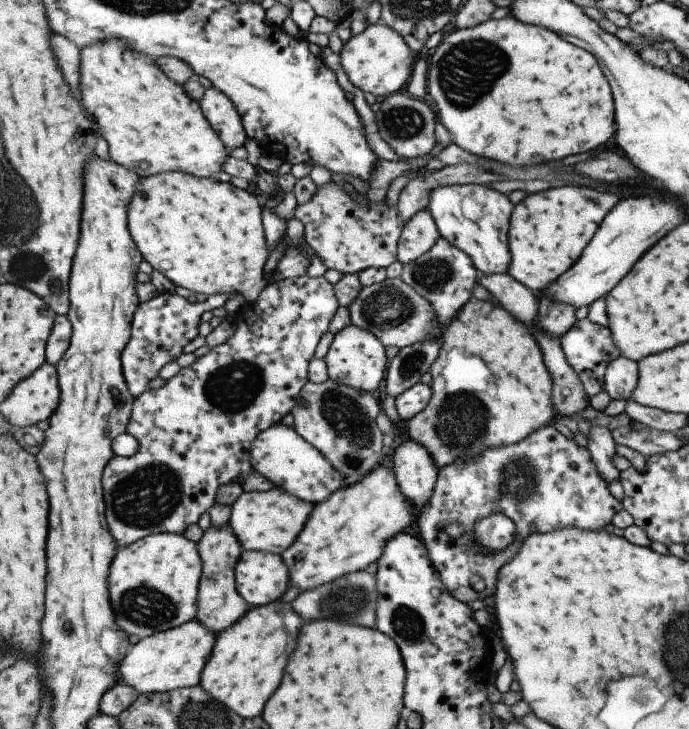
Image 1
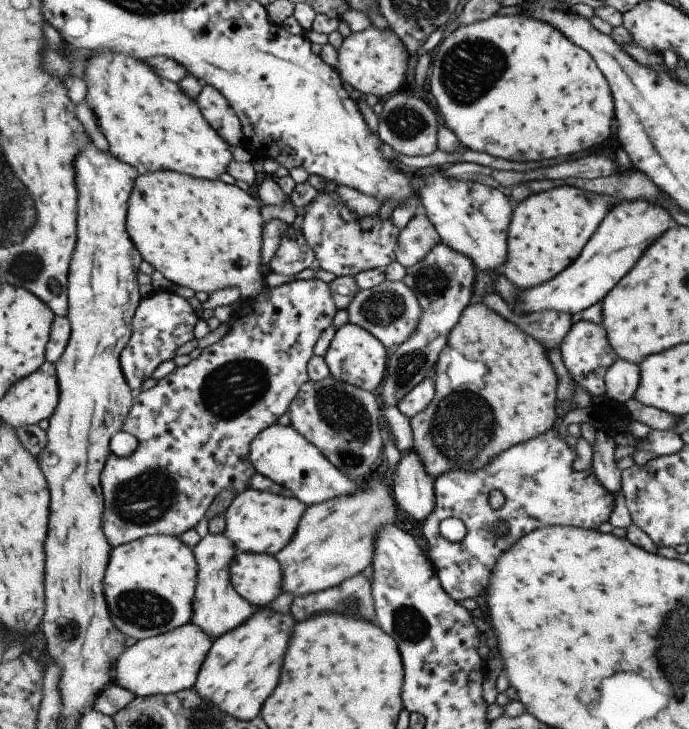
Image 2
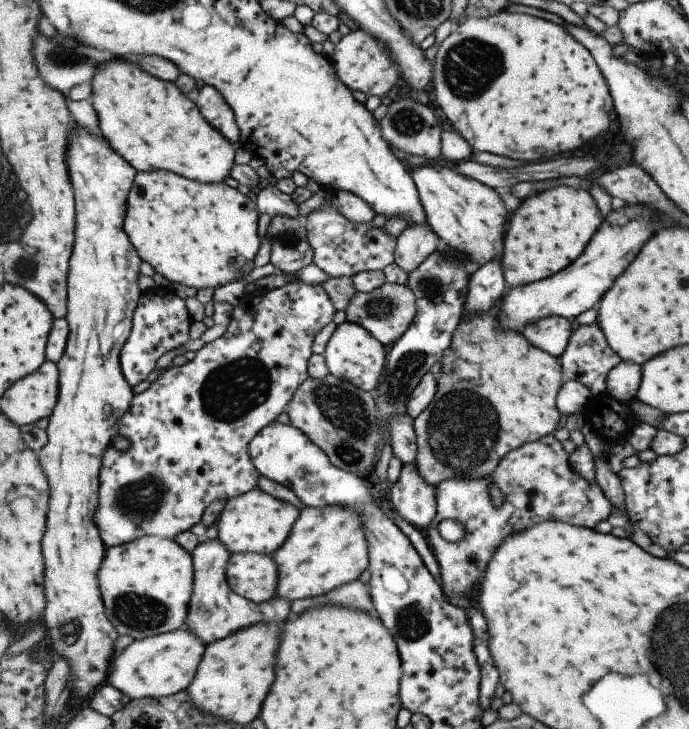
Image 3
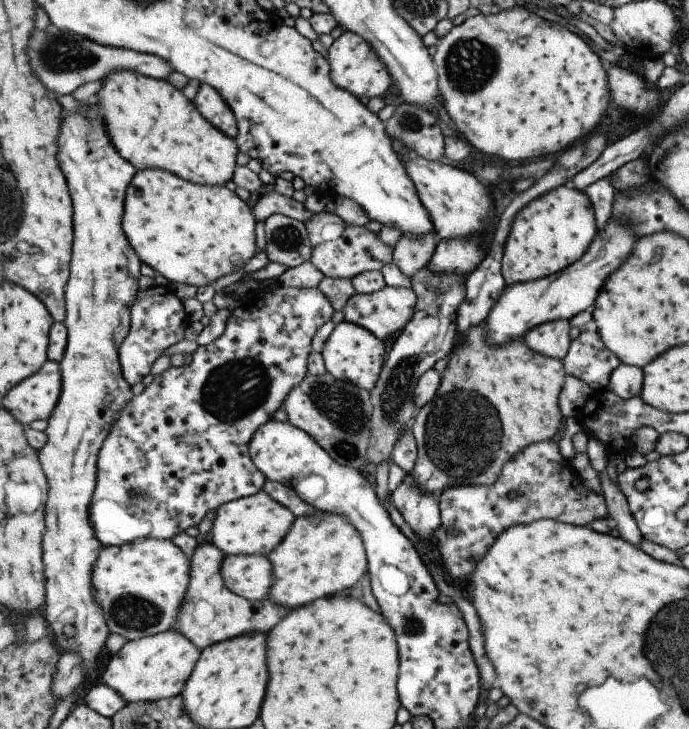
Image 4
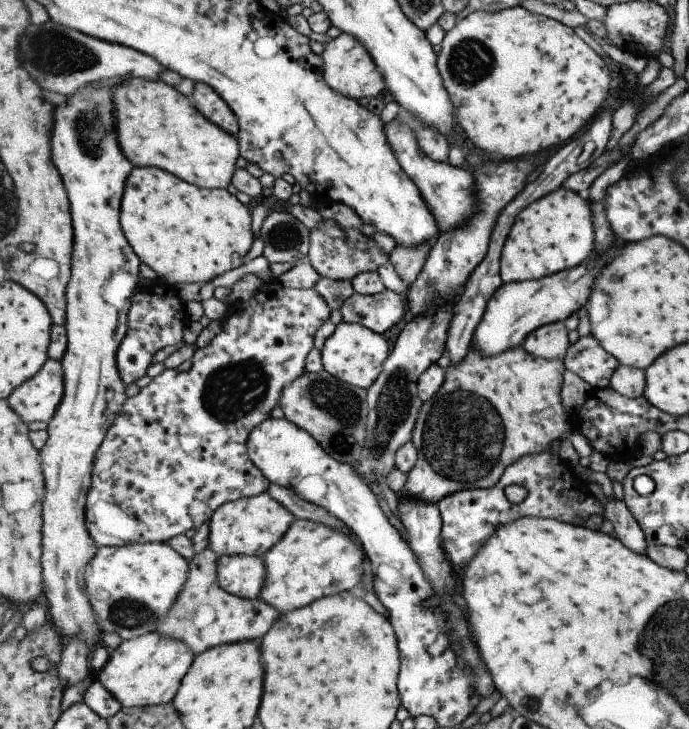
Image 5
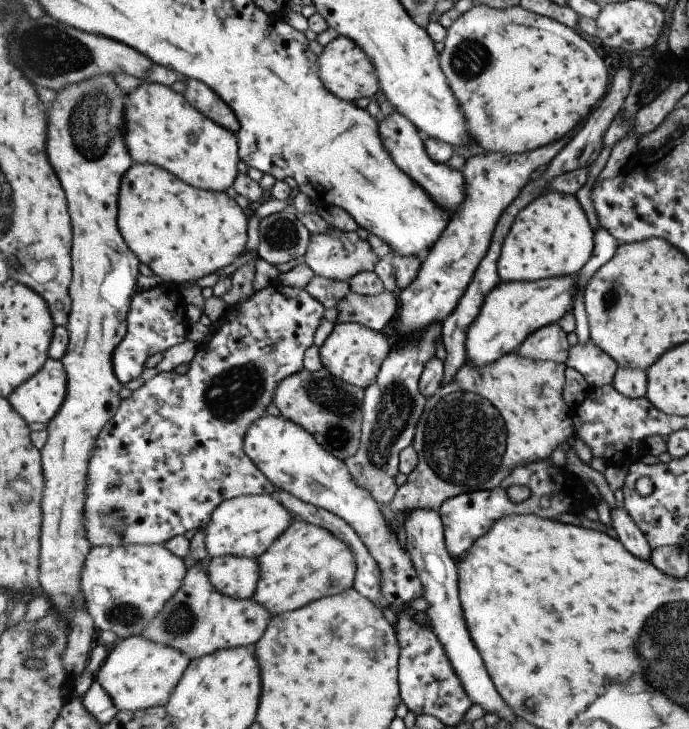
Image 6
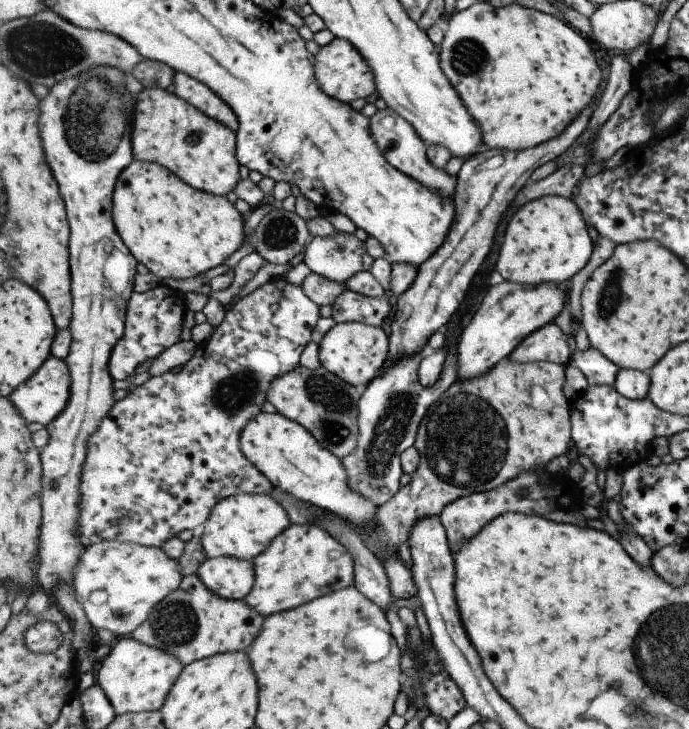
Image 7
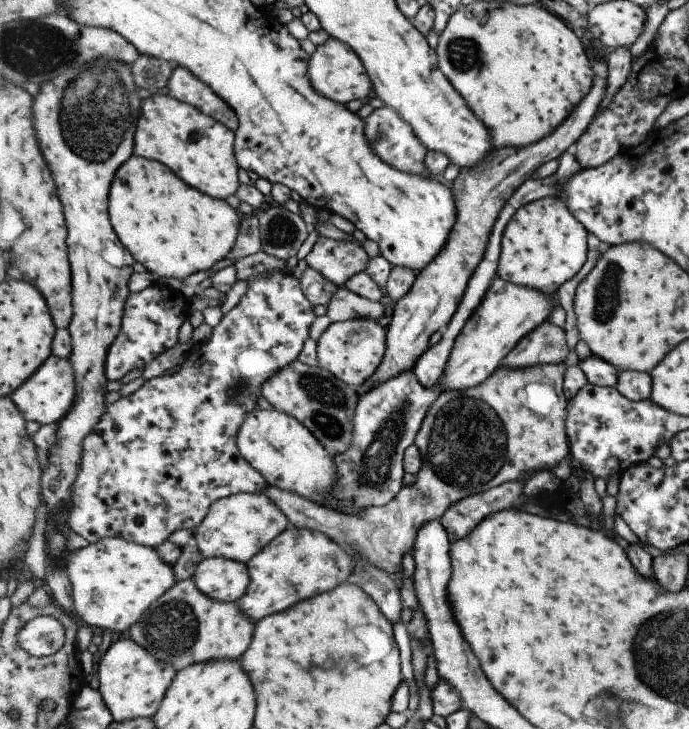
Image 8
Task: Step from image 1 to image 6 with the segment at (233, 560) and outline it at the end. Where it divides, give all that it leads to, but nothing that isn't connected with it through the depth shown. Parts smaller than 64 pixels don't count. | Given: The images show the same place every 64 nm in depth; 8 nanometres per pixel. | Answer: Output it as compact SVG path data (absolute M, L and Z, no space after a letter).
M208 554L206 559L188 569L184 585L141 635L174 646L192 660L221 649L251 647L263 638L269 628L272 612L255 599L238 599L217 590L208 575L212 560L213 557Z

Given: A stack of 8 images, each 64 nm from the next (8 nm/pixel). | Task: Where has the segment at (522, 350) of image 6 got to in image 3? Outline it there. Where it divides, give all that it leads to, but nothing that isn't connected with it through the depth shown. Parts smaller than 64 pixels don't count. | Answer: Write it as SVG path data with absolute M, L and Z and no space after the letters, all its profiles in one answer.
M559 315L545 317L544 320L535 321L533 324L525 325L521 332L535 345L555 358L567 350L568 342L572 338L572 319Z

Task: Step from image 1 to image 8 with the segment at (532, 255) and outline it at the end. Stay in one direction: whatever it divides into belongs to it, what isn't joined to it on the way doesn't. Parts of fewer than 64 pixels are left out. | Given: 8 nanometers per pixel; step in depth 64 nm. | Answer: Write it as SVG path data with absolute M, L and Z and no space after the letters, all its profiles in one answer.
M551 196L531 202L513 216L503 234L498 272L507 282L543 294L557 293L585 266L589 256L587 238L587 228L569 210L564 199Z

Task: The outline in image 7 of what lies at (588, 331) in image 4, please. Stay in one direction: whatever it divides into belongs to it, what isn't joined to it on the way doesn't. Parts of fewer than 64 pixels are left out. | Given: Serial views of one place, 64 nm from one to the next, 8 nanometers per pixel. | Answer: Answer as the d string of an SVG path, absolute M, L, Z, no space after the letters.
M591 346L586 351L575 348L569 365L577 367L591 385L614 386L620 368L599 349Z

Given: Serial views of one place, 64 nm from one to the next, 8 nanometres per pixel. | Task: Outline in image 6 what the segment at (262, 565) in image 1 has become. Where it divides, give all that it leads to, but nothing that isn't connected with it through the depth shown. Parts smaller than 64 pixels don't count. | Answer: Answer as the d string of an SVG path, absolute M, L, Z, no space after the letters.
M214 557L208 575L217 590L238 599L253 599L260 584L261 567L256 558Z

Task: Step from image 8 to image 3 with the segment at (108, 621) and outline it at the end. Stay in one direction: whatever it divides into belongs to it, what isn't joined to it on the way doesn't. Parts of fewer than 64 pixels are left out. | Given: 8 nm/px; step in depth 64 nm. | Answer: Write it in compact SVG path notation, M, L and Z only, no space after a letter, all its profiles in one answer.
M145 535L129 544L108 547L105 566L101 568L100 587L103 590L105 606L109 618L117 626L119 634L129 634L135 641L168 633L187 626L189 605L192 601L196 567L192 553L181 546L177 539L159 535Z

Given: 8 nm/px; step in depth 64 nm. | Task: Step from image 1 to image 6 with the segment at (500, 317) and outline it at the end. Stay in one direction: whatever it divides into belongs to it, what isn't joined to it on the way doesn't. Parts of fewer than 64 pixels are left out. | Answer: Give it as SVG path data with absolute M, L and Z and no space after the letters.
M518 352L506 354L504 357L501 357L499 361L492 362L492 364L482 367L476 367L471 363L465 363L452 381L439 387L439 390L437 390L432 397L428 398L428 404L424 408L424 414L420 418L416 428L416 438L413 444L419 455L419 464L417 468L407 476L406 483L400 486L396 497L387 507L391 511L399 514L396 516L405 520L408 514L412 513L412 510L439 509L445 501L459 496L460 494L471 491L496 489L498 486L501 486L501 483L512 473L512 470L515 469L516 466L528 465L535 461L549 459L549 456L555 452L555 448L559 448L563 442L569 442L567 441L569 440L569 436L575 436L576 434L574 420L571 416L572 410L564 399L567 369L568 366L566 363L533 360L532 358L525 358Z

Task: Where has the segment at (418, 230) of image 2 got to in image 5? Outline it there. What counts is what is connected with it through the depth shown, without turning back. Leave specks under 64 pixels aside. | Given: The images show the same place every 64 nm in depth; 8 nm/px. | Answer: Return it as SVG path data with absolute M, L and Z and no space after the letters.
M433 242L412 249L398 244L396 249L392 250L390 260L396 266L401 278L412 285L424 269L432 248Z

